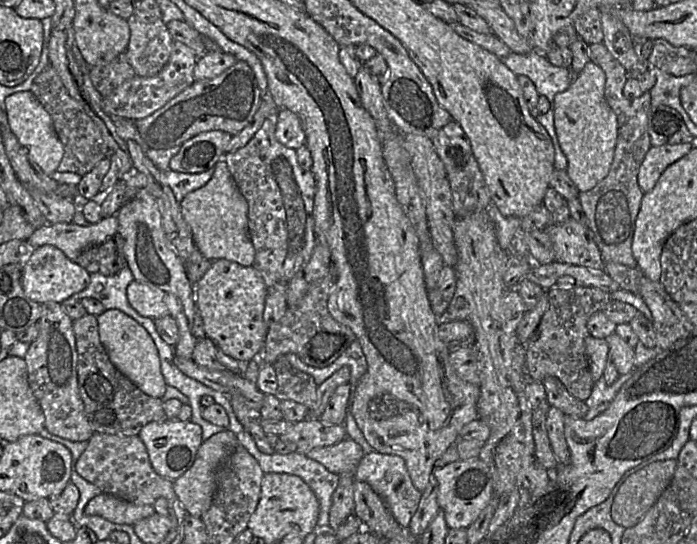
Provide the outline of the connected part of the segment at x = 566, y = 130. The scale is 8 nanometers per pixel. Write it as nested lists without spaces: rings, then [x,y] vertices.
[[[590,61],[570,86],[551,101],[557,140],[567,158],[565,170],[579,191],[588,191],[603,180],[614,157],[618,124],[604,96],[605,81],[605,72]]]

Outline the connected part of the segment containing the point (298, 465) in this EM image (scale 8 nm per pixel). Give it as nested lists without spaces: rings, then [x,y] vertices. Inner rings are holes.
[[[227,412],[229,416],[228,427],[237,437],[238,442],[247,448],[249,453],[258,461],[261,469],[267,473],[288,473],[299,476],[312,489],[320,504],[320,514],[317,522],[317,528],[327,527],[329,523],[329,512],[332,505],[332,495],[340,482],[340,475],[330,472],[325,466],[298,451],[288,454],[266,454],[261,452],[255,443],[253,437],[244,430],[234,412]]]

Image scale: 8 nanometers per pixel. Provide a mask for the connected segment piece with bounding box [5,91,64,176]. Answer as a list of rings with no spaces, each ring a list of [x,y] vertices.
[[[30,91],[17,92],[5,99],[8,124],[21,145],[26,147],[31,158],[50,176],[58,171],[64,147],[53,127],[50,114]]]

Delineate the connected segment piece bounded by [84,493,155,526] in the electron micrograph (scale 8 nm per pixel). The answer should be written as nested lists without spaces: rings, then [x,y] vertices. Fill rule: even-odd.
[[[105,493],[90,499],[84,508],[88,516],[100,516],[115,524],[132,526],[154,512],[152,505],[136,505]]]

